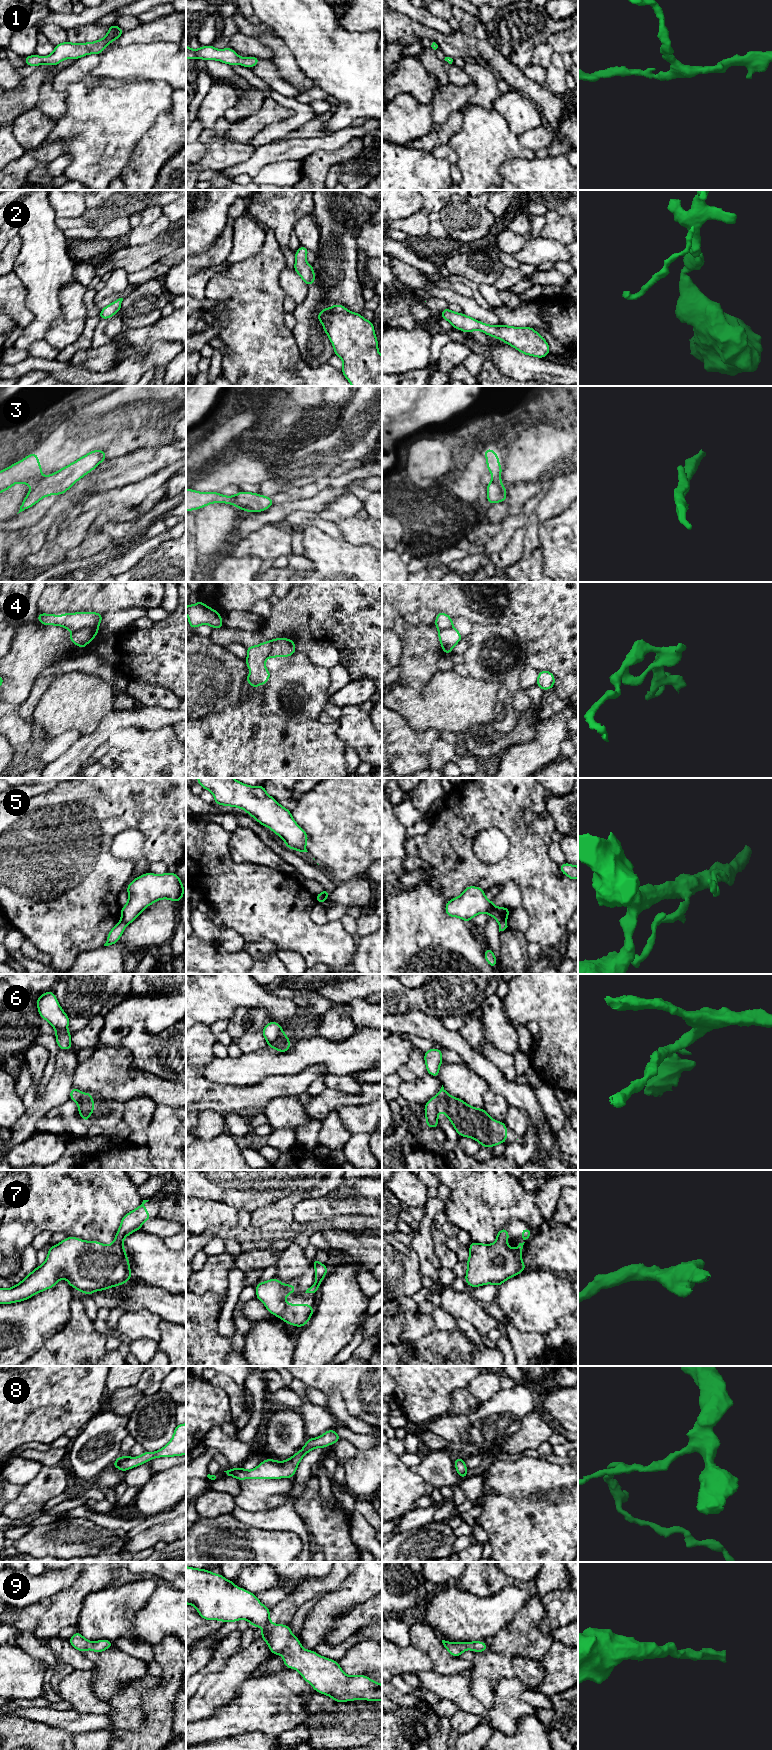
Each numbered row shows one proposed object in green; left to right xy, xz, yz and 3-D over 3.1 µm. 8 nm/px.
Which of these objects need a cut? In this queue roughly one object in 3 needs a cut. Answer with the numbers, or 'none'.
3, 5, 6

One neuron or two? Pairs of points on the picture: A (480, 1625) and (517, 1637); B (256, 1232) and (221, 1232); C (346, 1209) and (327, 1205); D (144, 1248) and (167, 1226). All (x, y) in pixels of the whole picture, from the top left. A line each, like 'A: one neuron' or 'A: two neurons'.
A: two neurons
B: one neuron
C: one neuron
D: two neurons

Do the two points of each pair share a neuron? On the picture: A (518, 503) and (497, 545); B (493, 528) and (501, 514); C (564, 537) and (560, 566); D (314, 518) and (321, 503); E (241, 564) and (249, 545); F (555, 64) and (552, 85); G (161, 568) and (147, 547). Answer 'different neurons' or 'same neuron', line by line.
A: different neurons
B: different neurons
C: same neuron
D: different neurons
E: different neurons
F: same neuron
G: different neurons

